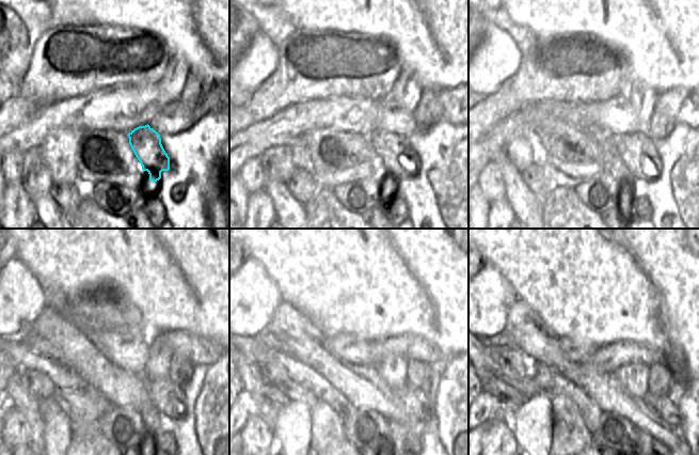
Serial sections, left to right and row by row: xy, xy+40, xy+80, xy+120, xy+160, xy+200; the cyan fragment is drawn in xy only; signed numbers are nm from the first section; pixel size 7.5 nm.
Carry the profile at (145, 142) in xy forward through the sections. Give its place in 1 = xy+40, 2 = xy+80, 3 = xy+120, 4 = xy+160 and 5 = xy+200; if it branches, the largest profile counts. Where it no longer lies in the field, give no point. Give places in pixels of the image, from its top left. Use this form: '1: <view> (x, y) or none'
1: xy+40 (396, 156)
2: xy+80 (636, 153)
3: xy+120 (168, 398)
4: xy+160 (417, 405)
5: xy+200 (664, 407)

